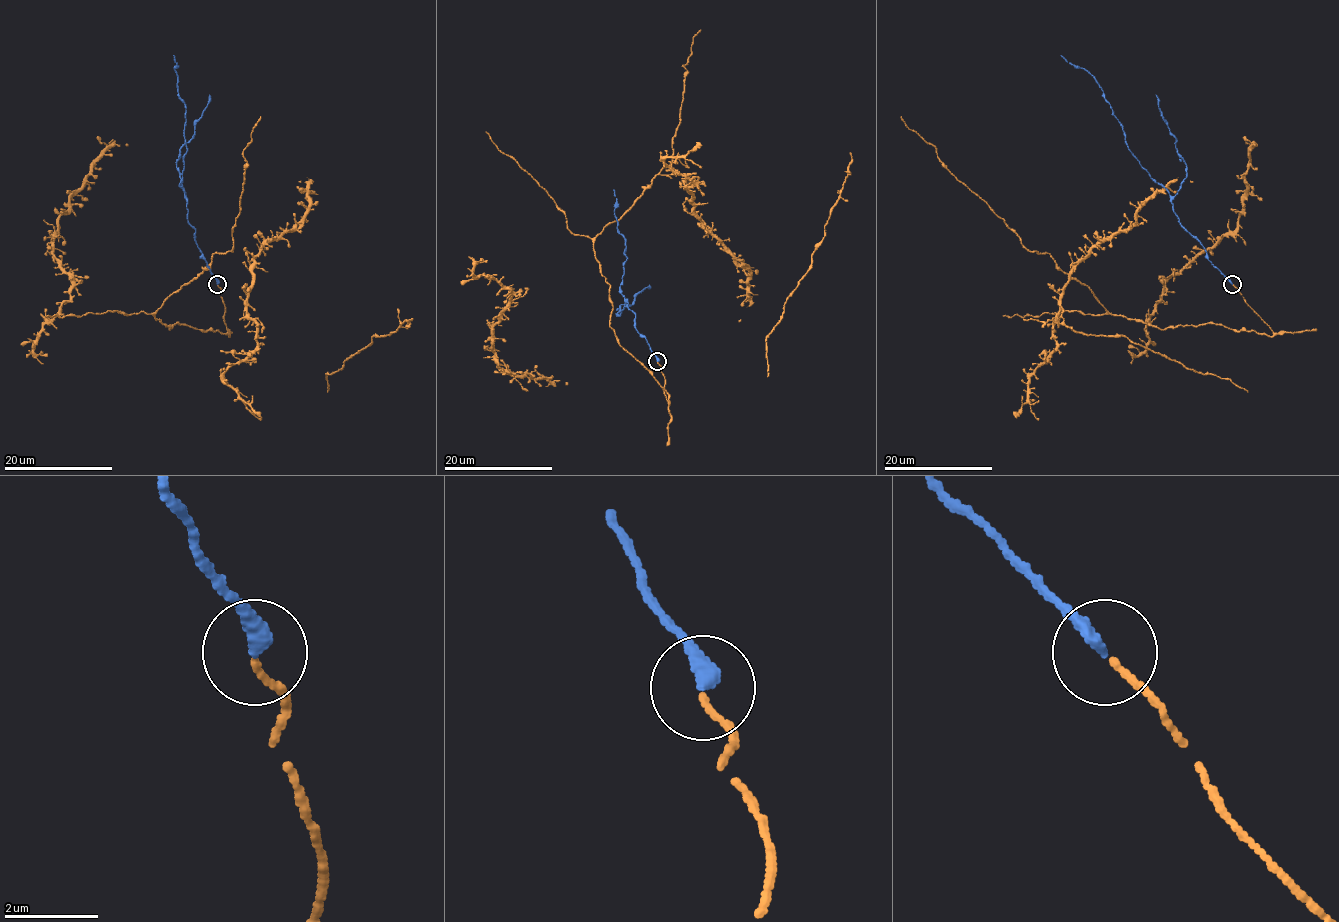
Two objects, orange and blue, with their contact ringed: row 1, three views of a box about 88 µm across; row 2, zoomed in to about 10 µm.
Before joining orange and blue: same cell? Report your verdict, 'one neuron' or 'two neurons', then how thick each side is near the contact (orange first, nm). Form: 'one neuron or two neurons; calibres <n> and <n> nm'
one neuron; calibres 120 and 320 nm

